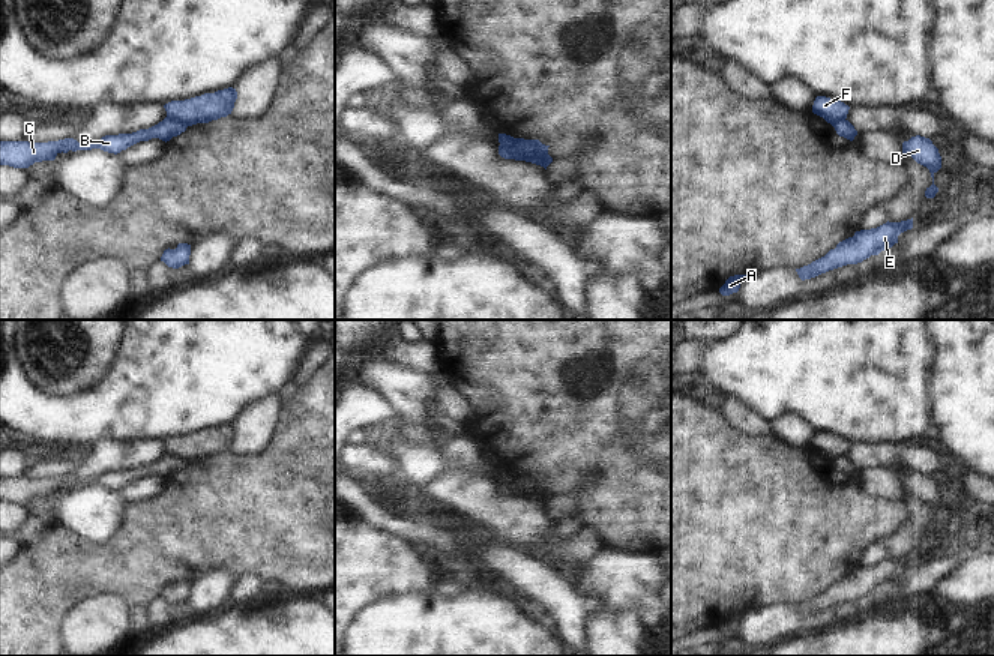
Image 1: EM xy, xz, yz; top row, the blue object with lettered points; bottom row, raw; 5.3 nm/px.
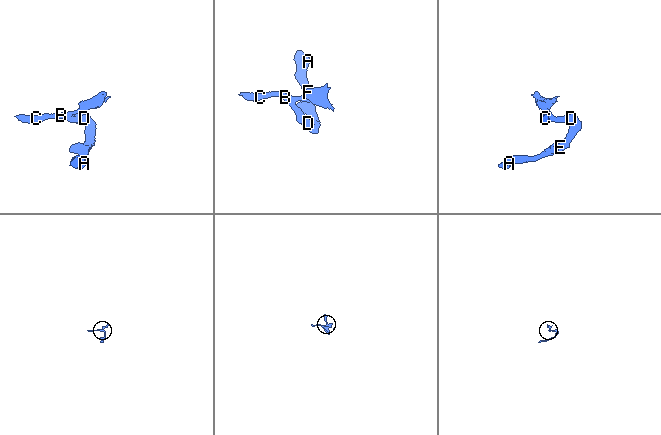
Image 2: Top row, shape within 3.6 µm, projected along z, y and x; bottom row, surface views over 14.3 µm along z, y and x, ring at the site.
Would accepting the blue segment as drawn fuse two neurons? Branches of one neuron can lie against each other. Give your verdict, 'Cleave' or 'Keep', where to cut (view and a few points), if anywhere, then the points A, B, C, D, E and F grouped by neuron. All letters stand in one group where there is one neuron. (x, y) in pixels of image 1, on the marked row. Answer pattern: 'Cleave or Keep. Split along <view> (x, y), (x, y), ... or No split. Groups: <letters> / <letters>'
Cleave. Split along xz (500, 143), (512, 149), (521, 159). Groups: A B C D E / F.

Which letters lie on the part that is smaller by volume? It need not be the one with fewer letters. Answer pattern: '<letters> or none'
F.

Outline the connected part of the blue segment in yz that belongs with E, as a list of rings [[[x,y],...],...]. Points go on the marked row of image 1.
[[[913,218],[901,222],[886,222],[877,228],[856,231],[830,249],[824,257],[812,261],[808,266],[796,269],[802,281],[815,278],[829,270],[857,264],[871,255],[878,255],[881,251],[898,243],[898,236],[913,228]]]

